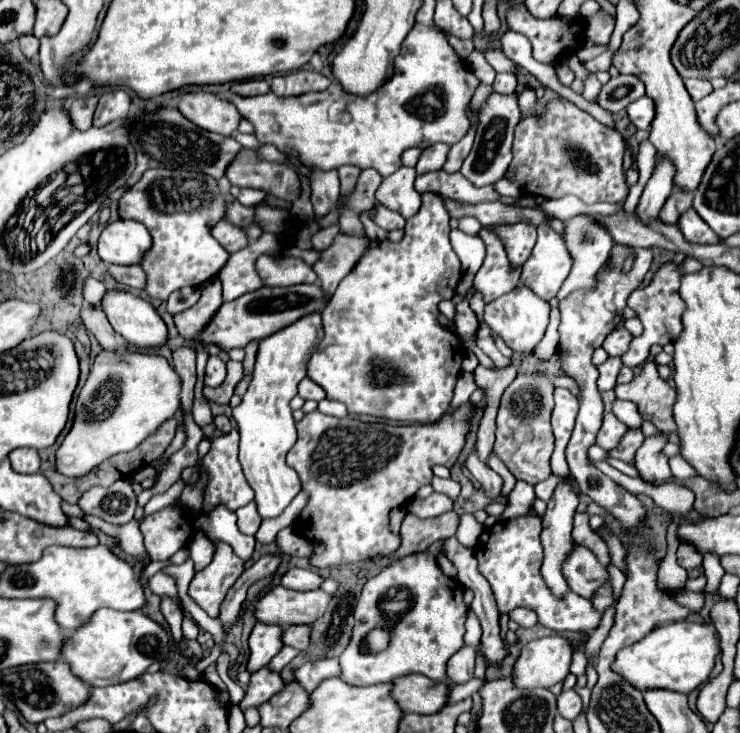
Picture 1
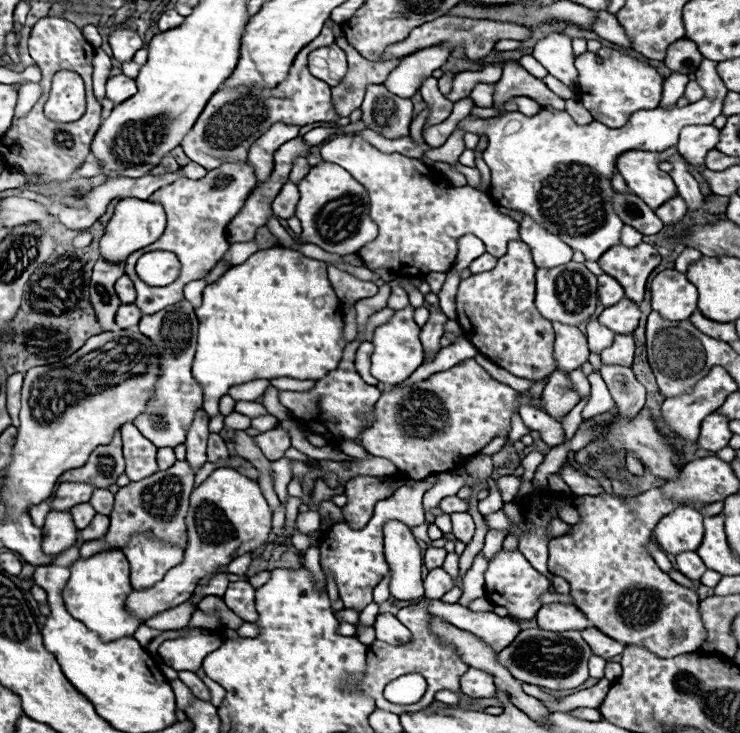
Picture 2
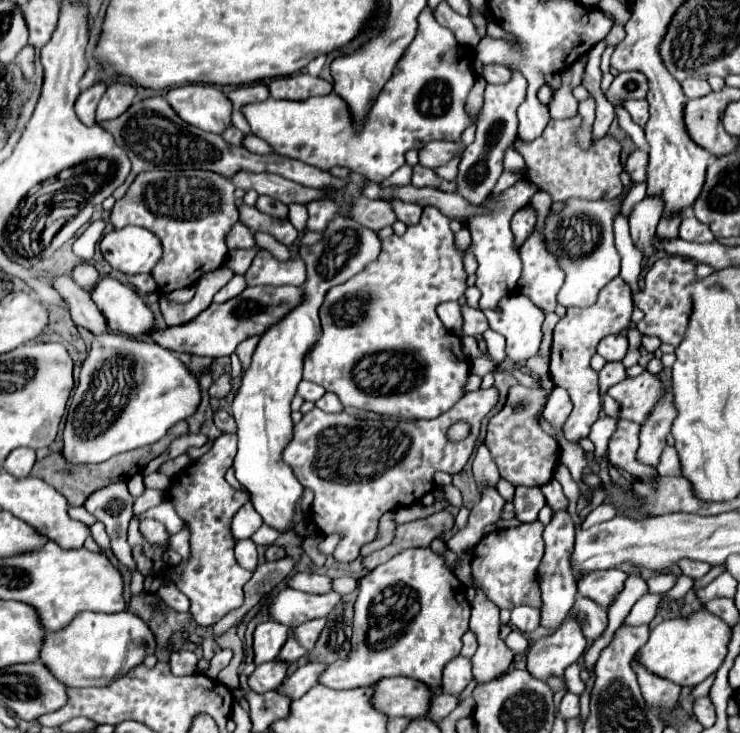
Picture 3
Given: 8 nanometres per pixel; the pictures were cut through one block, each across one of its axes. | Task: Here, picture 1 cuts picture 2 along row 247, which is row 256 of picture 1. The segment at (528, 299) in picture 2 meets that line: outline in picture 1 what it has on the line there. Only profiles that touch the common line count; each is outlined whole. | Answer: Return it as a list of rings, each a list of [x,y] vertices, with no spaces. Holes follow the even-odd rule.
[[[504,224],[496,226],[498,236],[502,238],[508,258],[514,266],[522,266],[530,256],[532,246],[536,244],[536,226],[534,224]]]

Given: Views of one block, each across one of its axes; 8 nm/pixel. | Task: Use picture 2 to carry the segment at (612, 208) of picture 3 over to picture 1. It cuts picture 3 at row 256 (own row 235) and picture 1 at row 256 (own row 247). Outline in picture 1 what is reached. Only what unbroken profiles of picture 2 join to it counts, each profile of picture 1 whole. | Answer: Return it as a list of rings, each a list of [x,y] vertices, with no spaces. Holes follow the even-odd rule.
[[[576,214],[572,218],[568,218],[564,222],[564,232],[562,238],[566,242],[566,248],[572,256],[572,270],[570,276],[566,278],[564,286],[558,292],[558,300],[564,300],[566,296],[570,296],[576,290],[590,290],[598,284],[598,276],[600,272],[608,266],[608,260],[612,258],[612,248],[614,248],[614,240],[612,236],[608,236],[608,230],[604,228],[604,224],[596,224],[596,220],[592,220],[592,214]]]

